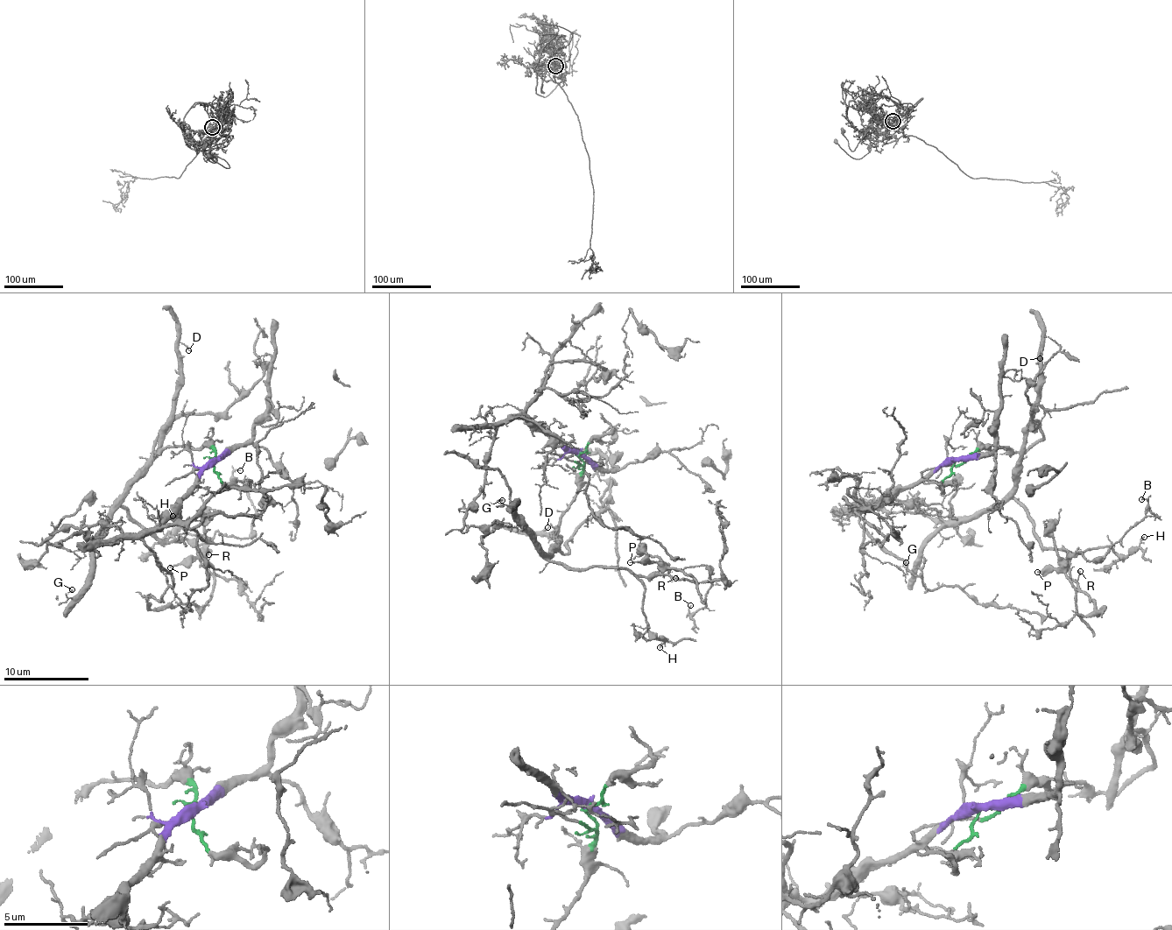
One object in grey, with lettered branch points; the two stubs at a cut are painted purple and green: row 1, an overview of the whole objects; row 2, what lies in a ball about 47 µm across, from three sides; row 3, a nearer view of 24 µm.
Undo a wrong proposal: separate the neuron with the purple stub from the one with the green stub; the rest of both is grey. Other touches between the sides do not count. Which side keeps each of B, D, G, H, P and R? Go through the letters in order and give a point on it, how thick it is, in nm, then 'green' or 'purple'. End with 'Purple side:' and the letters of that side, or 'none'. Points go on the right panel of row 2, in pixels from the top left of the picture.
B: at (1141, 499); 100 nm thick; green
D: at (1040, 358); 100 nm thick; green
G: at (906, 562); 110 nm thick; green
H: at (1144, 537); 100 nm thick; green
P: at (1037, 572); 130 nm thick; green
R: at (1080, 571); 110 nm thick; green
Purple side: none

